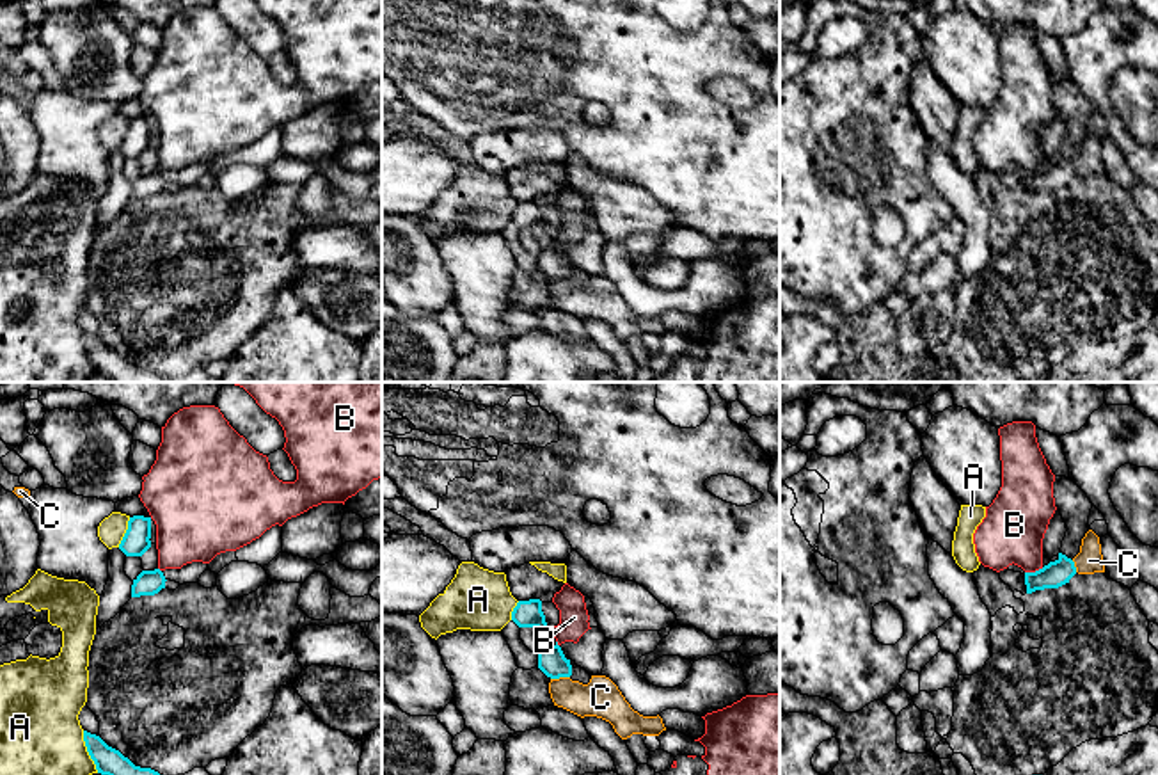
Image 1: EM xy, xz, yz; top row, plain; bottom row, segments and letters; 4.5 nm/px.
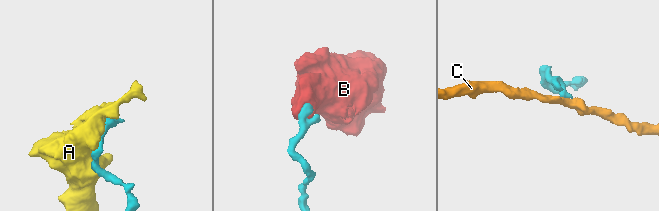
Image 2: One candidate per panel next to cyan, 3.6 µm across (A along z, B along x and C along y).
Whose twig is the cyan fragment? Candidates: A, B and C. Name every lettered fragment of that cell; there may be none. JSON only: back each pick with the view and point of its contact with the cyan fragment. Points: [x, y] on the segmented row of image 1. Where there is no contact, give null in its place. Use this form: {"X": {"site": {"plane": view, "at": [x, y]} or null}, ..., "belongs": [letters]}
{"C": {"site": {"plane": "xz", "at": [560, 676]}}, "belongs": ["C"]}

